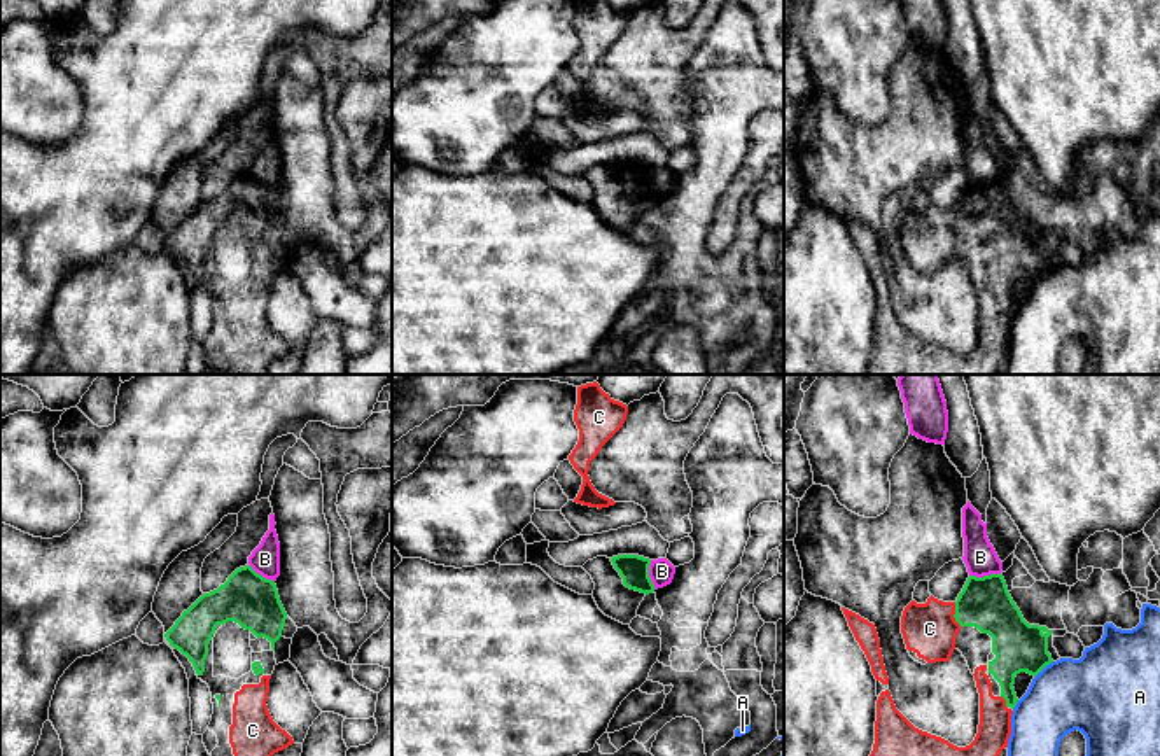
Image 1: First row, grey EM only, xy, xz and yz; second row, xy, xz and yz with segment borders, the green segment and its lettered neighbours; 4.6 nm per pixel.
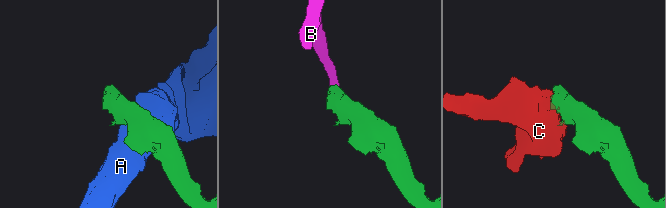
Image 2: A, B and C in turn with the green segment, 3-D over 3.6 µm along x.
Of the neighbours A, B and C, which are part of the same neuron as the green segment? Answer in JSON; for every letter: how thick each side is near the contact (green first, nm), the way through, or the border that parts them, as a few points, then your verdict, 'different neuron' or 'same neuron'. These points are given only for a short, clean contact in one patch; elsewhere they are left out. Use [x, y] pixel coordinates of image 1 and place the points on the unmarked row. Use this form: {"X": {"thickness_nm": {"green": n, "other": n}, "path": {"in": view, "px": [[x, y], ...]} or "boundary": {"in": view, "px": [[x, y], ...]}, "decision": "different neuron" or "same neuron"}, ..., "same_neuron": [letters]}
{"A": {"thickness_nm": {"green": 220, "other": 340}, "decision": "different neuron"}, "B": {"thickness_nm": {"green": 240, "other": 150}, "boundary": {"in": "yz", "px": [[999, 181], [970, 184]]}, "decision": "different neuron"}, "C": {"thickness_nm": {"green": 240, "other": 240}, "decision": "same neuron"}, "same_neuron": ["C"]}

